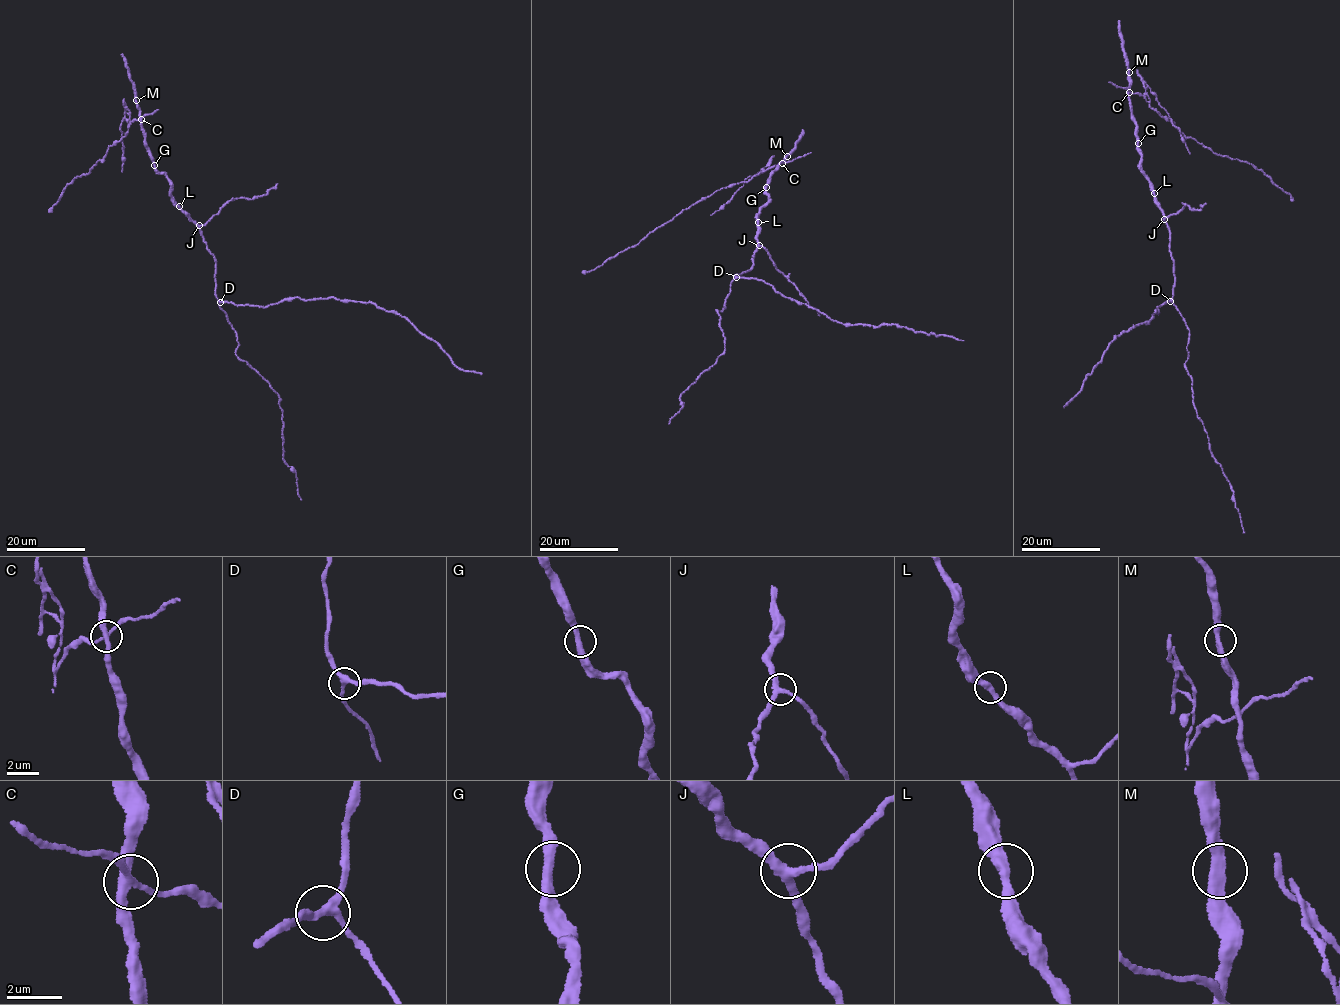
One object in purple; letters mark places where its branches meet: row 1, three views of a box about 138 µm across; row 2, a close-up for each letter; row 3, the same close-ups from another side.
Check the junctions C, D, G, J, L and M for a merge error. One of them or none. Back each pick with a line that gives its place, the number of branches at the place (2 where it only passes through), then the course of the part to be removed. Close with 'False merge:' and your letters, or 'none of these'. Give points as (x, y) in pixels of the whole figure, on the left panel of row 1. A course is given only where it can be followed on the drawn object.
C: (141, 119) | 4 | (141, 118), (133, 119), (125, 136), (109, 146), (87, 174), (75, 177), (48, 212)
False merge: C

